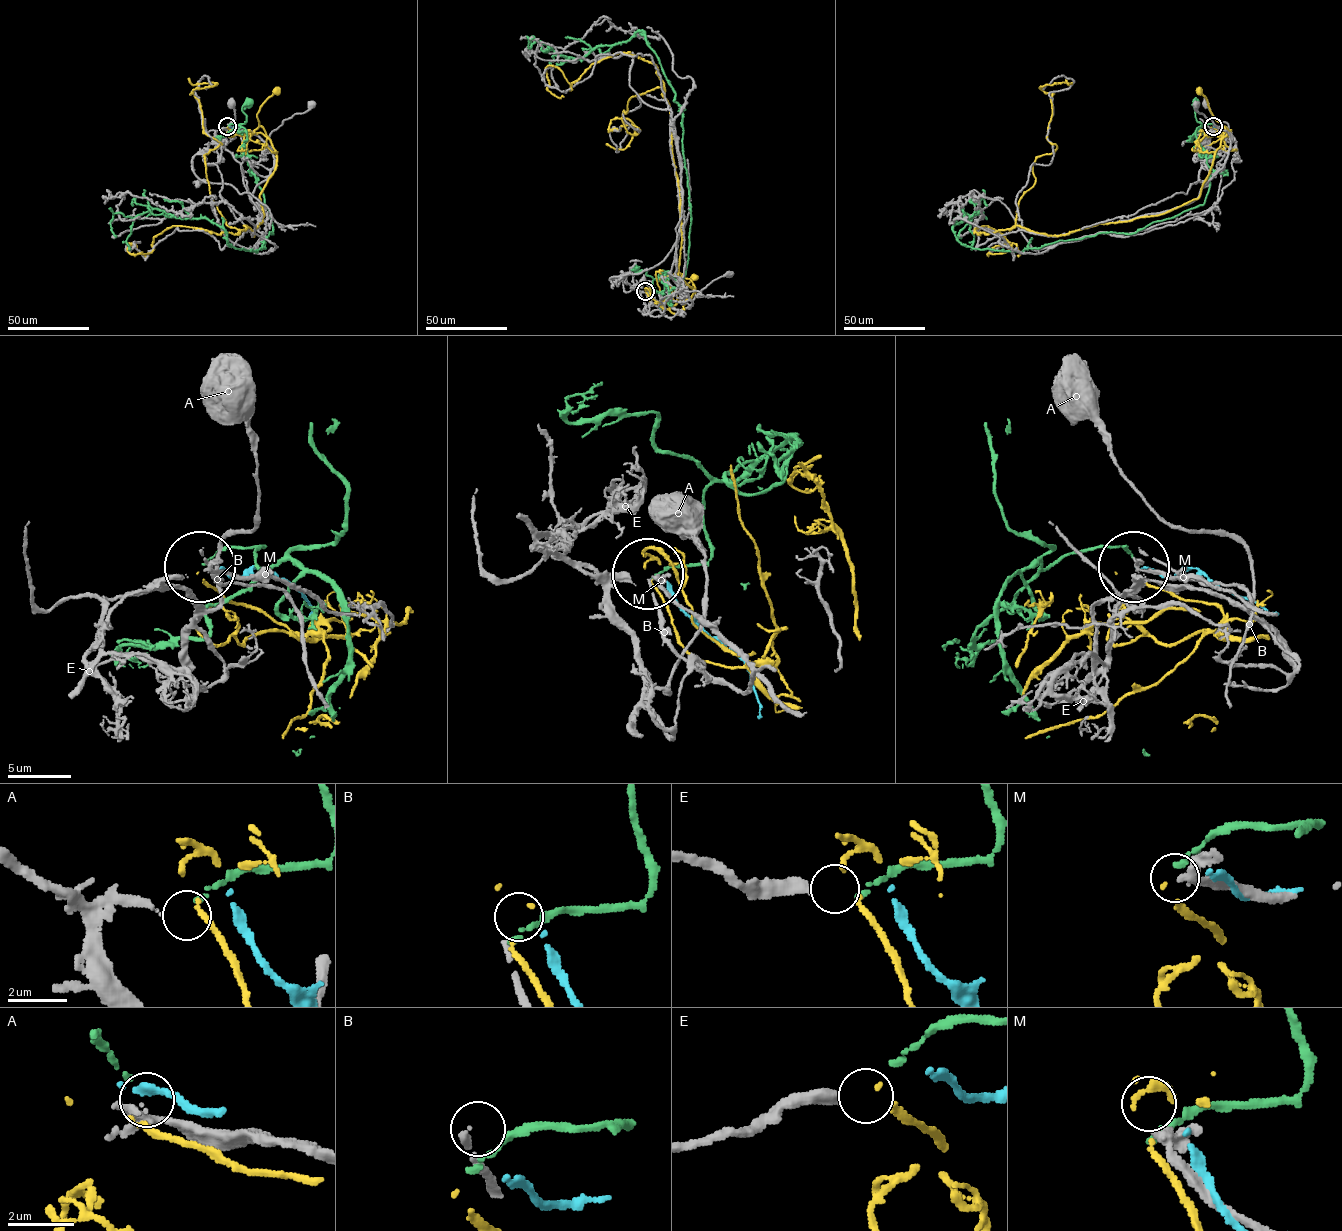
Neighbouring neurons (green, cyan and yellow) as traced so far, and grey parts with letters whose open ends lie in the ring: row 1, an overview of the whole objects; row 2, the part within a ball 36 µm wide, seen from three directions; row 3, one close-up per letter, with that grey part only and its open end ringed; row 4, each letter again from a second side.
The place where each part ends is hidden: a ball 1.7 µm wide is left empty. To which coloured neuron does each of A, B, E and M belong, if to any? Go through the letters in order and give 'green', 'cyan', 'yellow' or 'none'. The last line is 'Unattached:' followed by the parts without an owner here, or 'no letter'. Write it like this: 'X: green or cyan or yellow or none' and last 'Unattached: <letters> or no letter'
A: none
B: none
E: none
M: none
Unattached: A, B, E, M

